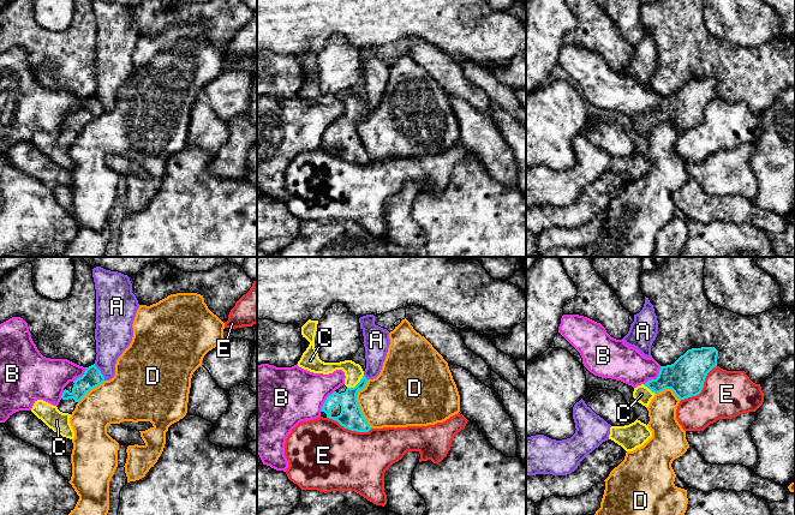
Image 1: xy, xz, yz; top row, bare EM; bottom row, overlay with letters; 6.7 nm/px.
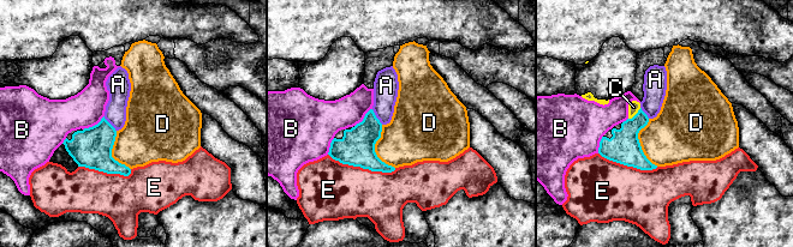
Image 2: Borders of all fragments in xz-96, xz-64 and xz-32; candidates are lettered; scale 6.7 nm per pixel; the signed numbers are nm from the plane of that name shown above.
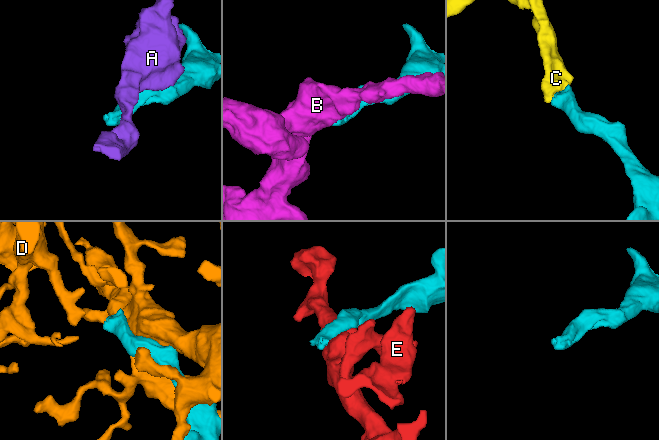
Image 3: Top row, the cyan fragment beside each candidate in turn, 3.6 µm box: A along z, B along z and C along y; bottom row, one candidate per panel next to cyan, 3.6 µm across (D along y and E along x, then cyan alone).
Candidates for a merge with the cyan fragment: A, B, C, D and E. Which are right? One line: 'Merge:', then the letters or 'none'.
Merge: C

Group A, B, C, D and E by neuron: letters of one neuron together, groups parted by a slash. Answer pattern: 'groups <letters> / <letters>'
groups A / B / C / D / E

